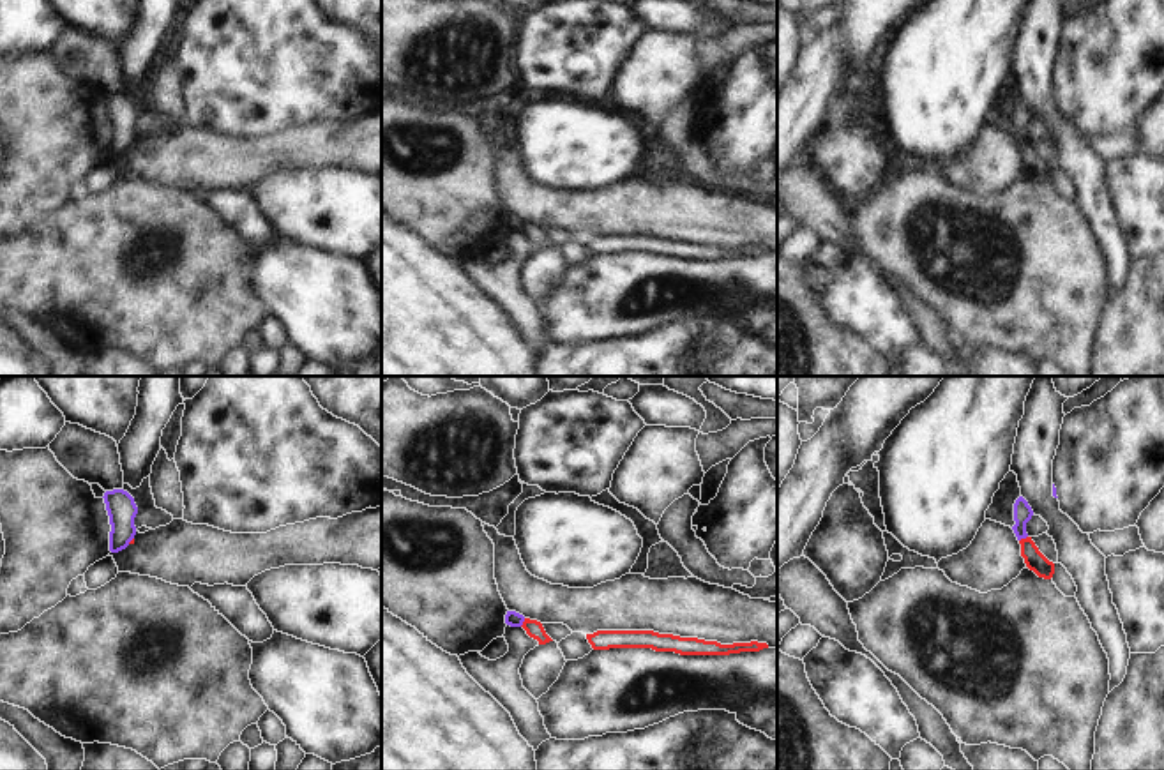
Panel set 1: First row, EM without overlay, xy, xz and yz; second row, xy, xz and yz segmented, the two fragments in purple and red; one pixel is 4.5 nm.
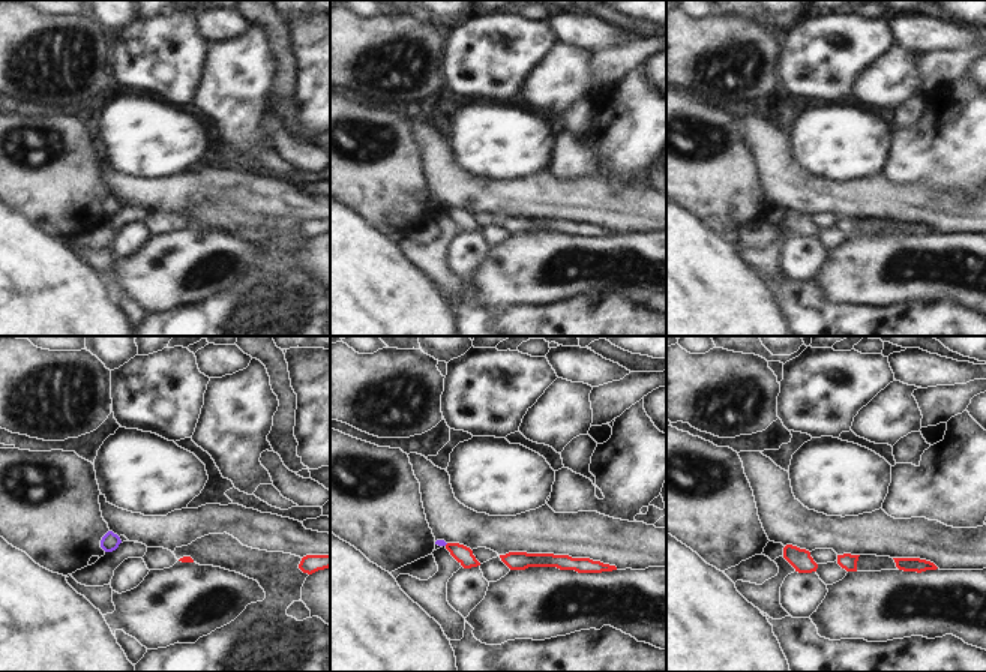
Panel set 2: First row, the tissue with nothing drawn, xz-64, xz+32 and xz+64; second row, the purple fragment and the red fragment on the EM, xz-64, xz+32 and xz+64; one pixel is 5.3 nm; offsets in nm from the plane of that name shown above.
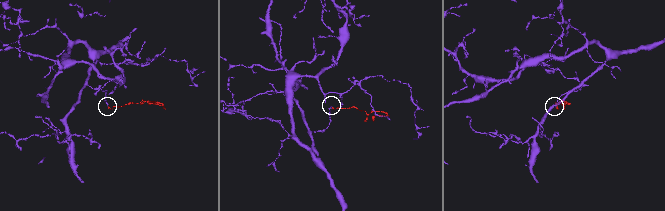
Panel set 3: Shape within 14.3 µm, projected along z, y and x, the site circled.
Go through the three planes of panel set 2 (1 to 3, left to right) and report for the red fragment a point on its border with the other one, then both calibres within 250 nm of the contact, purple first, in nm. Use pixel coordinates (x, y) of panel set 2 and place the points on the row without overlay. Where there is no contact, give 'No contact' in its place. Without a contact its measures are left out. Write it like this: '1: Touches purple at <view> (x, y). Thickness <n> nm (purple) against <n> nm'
1: No contact
2: No contact
3: No contact

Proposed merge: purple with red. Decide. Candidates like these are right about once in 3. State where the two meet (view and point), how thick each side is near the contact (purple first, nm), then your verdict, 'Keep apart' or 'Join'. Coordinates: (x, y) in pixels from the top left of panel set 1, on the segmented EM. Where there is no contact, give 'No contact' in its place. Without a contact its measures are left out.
Touches purple at xz (523, 620). Thickness 70 nm (purple) against 80 nm. Keep apart

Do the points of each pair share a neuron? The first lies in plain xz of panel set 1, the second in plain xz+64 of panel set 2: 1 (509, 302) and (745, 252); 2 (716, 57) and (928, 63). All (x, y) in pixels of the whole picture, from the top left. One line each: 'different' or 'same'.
1: same
2: same

